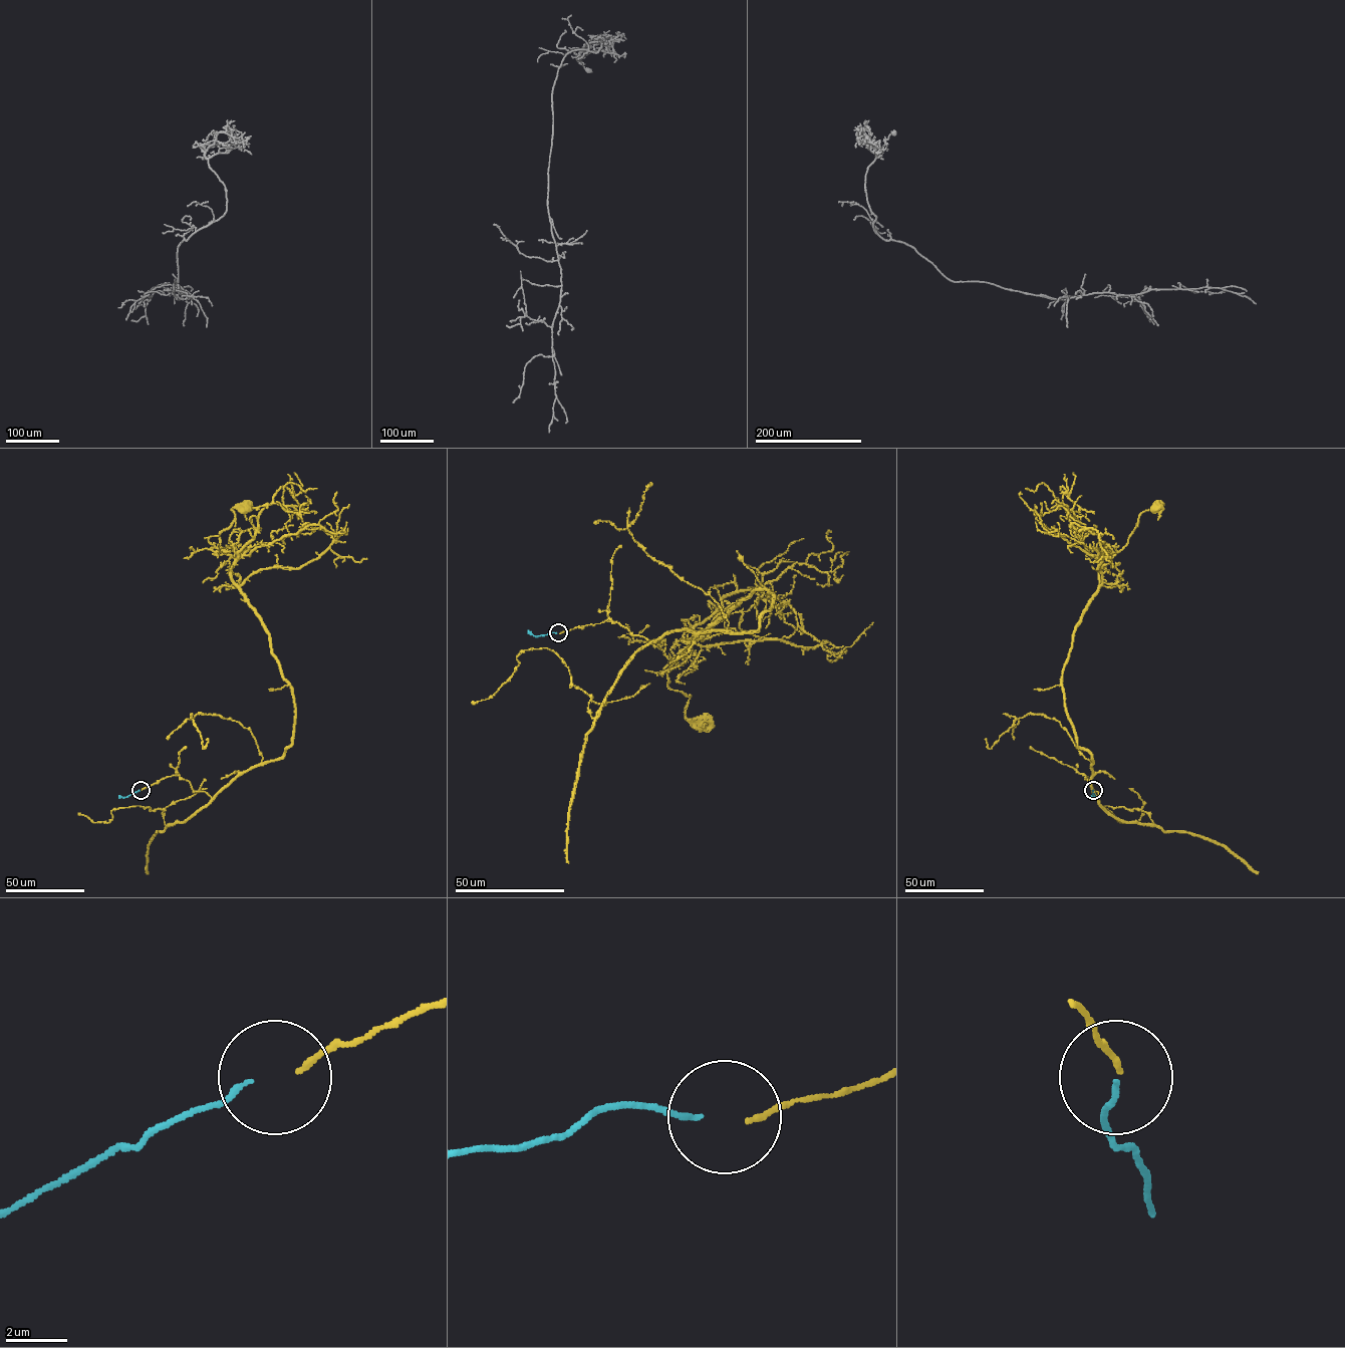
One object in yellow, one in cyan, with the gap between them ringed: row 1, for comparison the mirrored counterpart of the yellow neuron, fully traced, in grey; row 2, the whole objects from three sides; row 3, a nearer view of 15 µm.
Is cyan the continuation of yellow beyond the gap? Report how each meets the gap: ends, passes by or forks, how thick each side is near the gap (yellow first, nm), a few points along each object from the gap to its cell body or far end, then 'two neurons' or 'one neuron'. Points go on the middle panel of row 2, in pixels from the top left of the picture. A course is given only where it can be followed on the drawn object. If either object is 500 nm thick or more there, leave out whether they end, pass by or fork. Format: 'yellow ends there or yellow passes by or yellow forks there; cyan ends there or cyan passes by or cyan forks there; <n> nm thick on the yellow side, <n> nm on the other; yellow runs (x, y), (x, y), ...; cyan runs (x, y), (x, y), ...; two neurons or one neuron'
yellow ends there; cyan ends there; 180 nm thick on the yellow side, 180 nm on the other; yellow runs (560, 633), (605, 620), (653, 641), (755, 632), (768, 590), (685, 640), (666, 670), (686, 717), (704, 721); cyan runs (556, 632), (534, 635), (527, 631); one neuron

